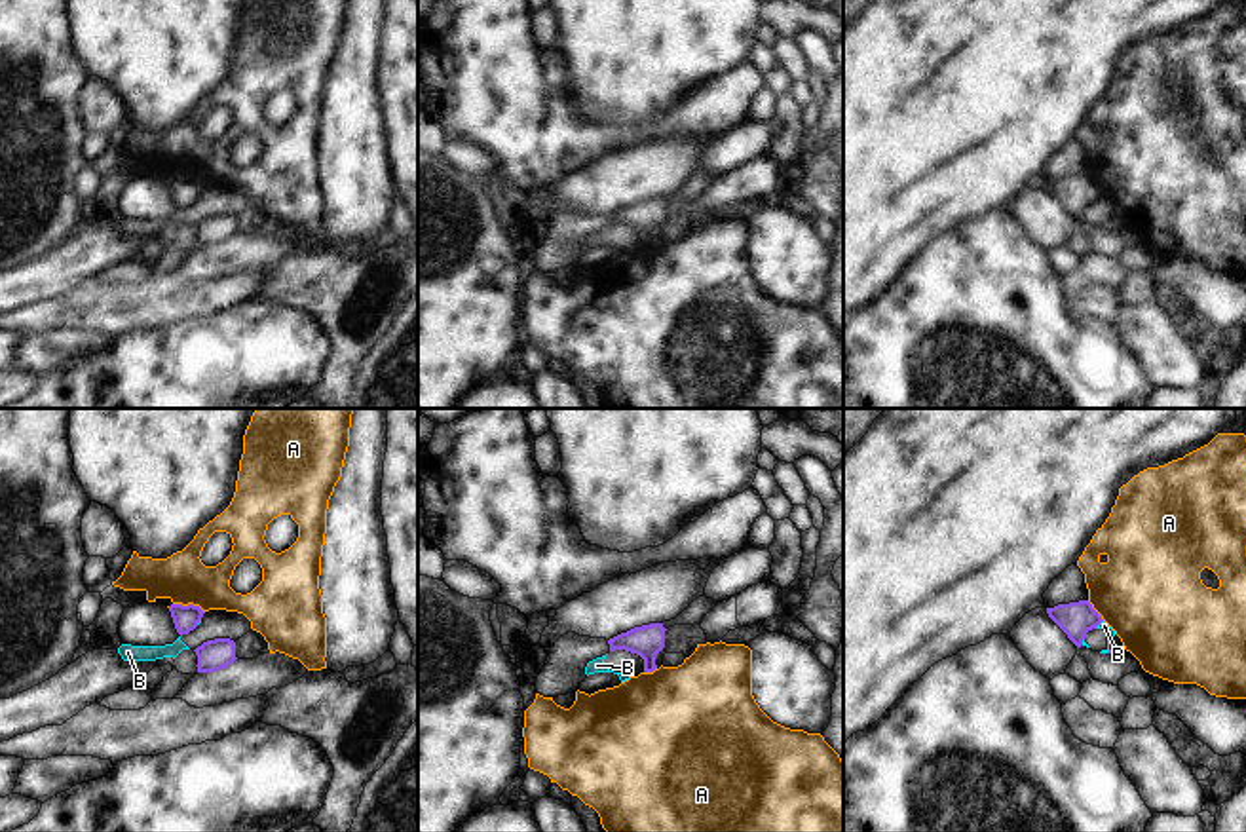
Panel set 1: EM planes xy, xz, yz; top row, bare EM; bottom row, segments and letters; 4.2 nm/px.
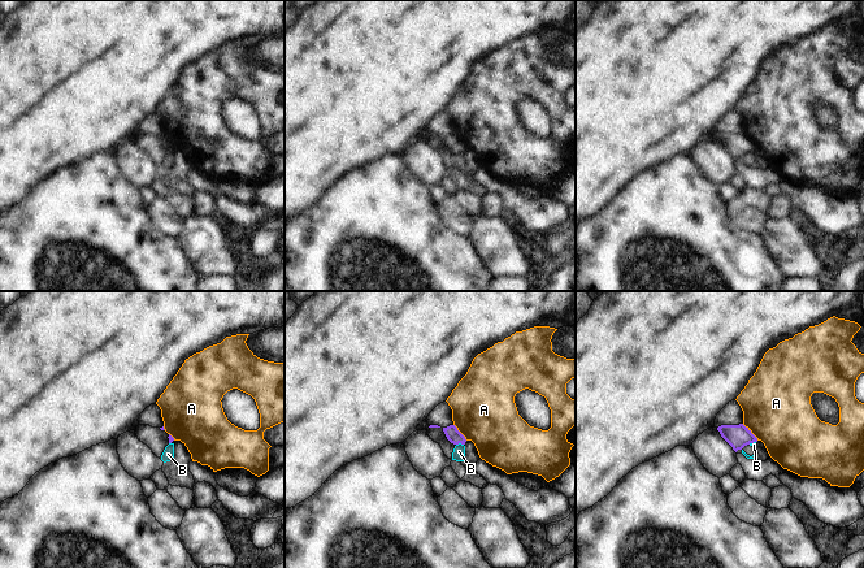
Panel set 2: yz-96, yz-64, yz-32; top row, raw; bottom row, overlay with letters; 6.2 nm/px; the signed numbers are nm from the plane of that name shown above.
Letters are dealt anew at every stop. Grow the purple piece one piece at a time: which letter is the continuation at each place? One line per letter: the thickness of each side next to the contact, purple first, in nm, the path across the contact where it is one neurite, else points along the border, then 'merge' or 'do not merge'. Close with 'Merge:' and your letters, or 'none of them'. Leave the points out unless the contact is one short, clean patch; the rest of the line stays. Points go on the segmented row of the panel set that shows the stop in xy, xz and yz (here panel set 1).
A: 110/200 nm | along xy (173, 603), (196, 605), (204, 612) | do not merge
B: 150/40 nm | along yz (1102, 620), (1094, 627) | do not merge
Merge: none of them

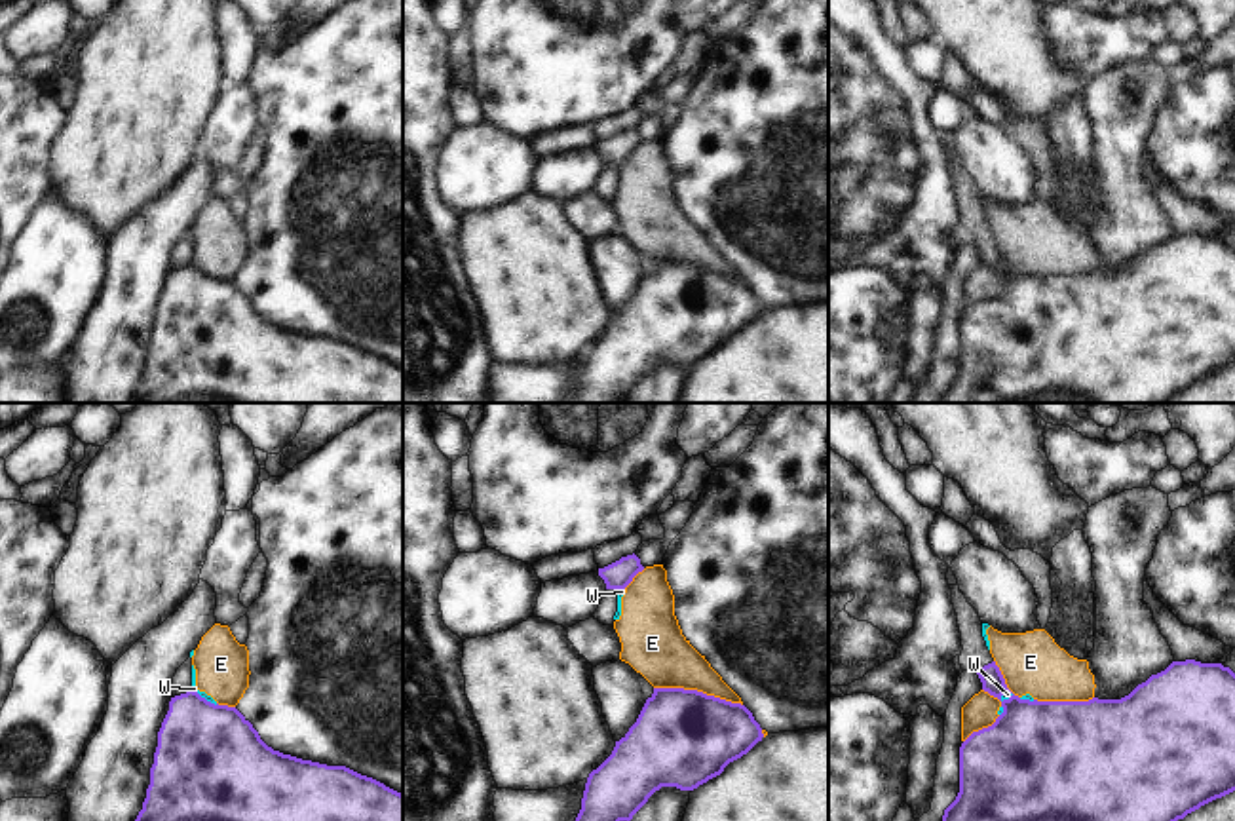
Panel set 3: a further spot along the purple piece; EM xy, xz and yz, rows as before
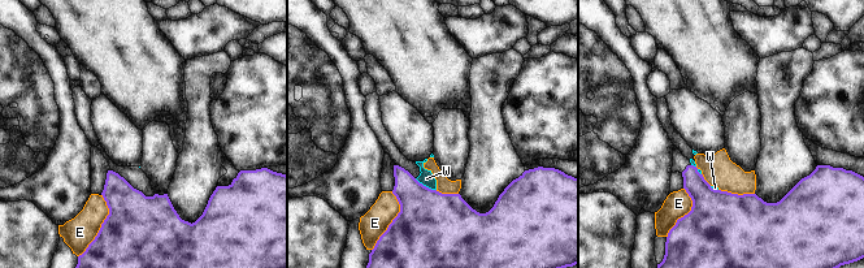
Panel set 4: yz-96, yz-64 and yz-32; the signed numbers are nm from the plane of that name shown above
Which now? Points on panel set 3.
E: 420/260 nm | do not merge
W: 420/40 nm | along yz (1013, 694), (1000, 700) | do not merge
Merge: none of them

